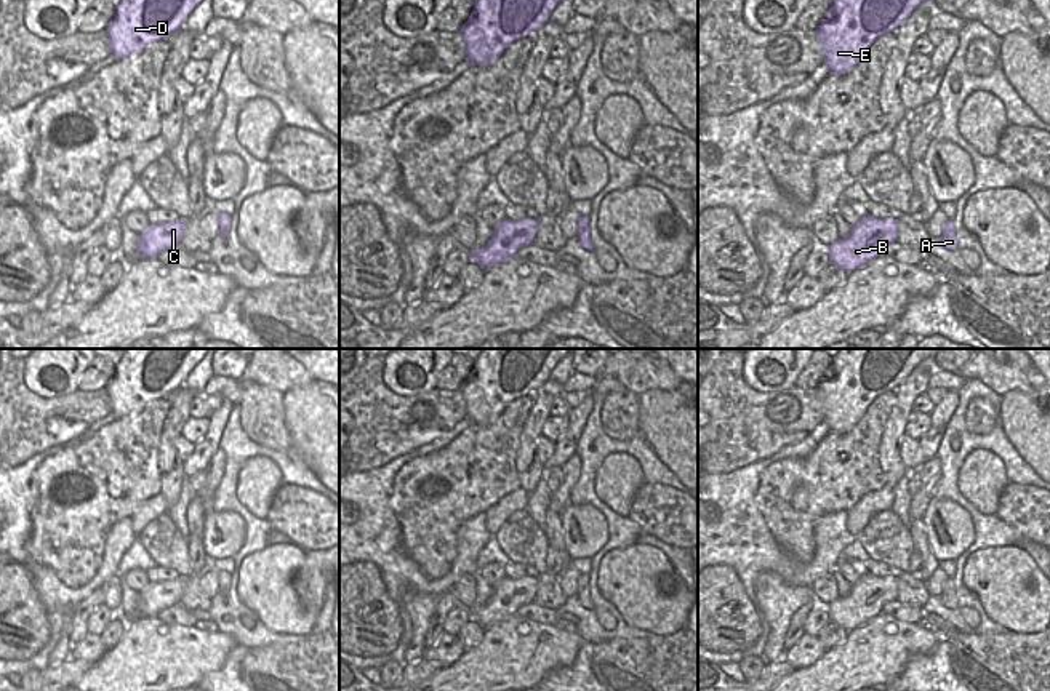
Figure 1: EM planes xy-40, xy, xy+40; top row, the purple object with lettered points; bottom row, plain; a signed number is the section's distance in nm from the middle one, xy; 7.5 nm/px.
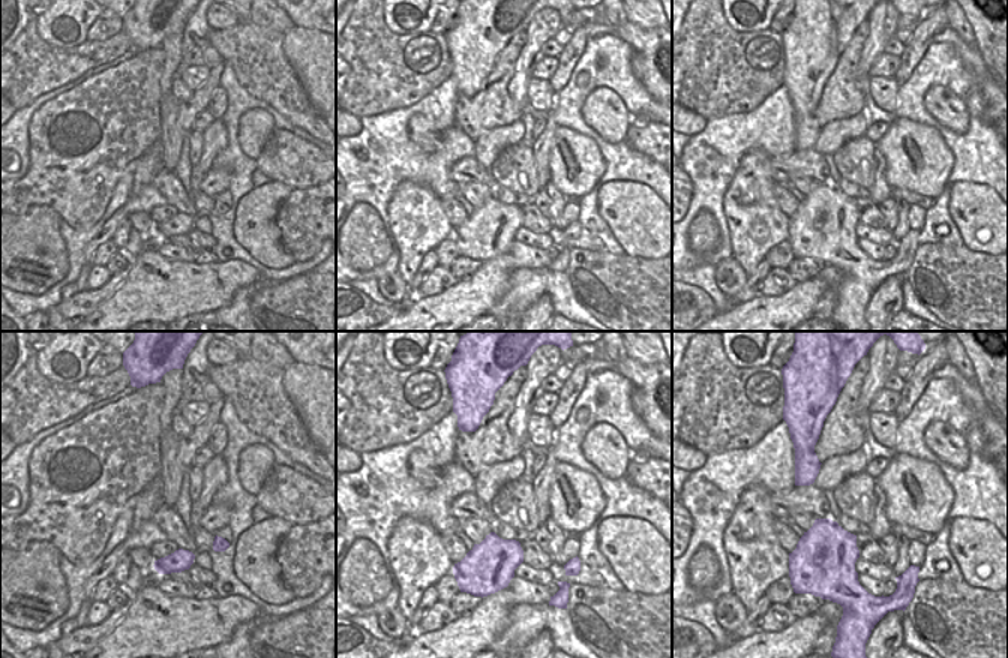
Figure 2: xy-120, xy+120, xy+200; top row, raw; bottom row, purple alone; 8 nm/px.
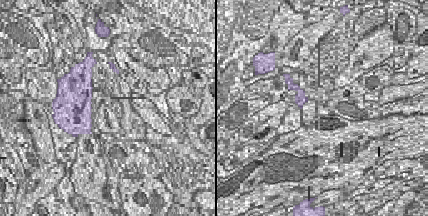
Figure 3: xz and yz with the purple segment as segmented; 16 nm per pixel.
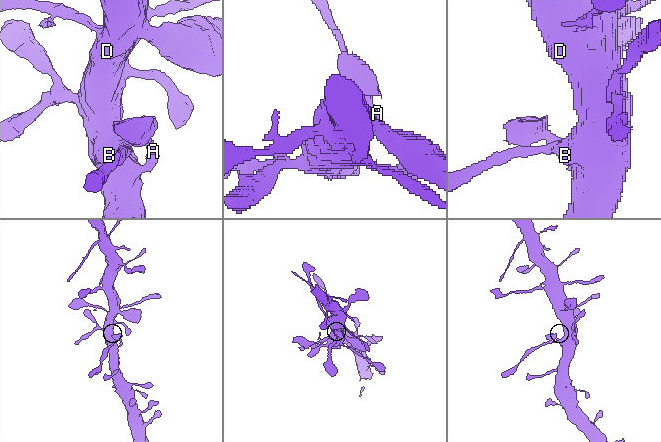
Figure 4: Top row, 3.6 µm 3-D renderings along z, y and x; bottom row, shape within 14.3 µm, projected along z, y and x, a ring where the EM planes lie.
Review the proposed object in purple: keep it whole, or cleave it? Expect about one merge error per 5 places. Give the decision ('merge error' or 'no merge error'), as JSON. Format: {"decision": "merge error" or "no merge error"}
{"decision": "no merge error"}

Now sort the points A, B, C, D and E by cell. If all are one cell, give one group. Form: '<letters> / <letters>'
A B C D E

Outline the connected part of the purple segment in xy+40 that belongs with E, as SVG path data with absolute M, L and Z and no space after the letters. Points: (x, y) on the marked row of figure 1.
M831 0L816 32L832 75L847 75L876 38L895 32L911 13L932 0Z

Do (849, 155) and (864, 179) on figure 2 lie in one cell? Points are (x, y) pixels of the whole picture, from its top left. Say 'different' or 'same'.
same

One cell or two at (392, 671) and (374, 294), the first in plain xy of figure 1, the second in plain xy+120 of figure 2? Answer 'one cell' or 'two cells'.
two cells

